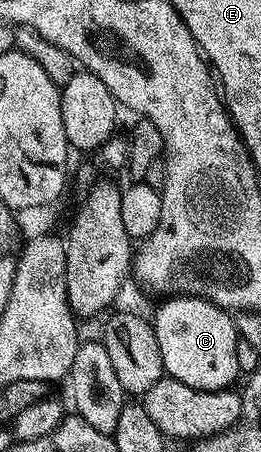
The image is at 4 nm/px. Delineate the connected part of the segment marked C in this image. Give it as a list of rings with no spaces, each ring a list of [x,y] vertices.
[[[169,296],[164,299],[165,302],[157,310],[157,315],[152,315],[151,321],[153,331],[159,340],[159,352],[163,356],[163,364],[165,365],[165,374],[170,378],[179,380],[183,384],[187,384],[196,390],[228,390],[234,385],[233,381],[239,378],[239,360],[237,359],[237,344],[239,335],[237,333],[237,323],[234,315],[228,310],[222,310],[220,306],[216,306],[213,302],[208,302],[205,298],[187,298],[184,296]]]

